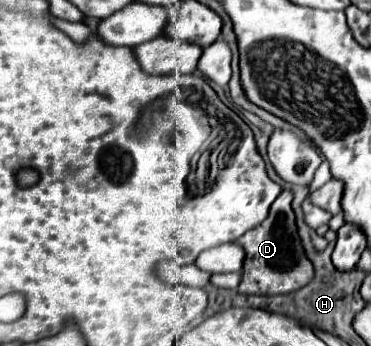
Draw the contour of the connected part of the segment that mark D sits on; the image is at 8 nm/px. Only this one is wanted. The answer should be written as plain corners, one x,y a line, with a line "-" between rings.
282,190
282,194
272,204
268,218
258,228
246,232
242,240
236,240
246,250
242,282
238,286
240,294
288,294
300,290
314,278
314,266
306,258
302,240
298,236
292,198
294,196
290,190

